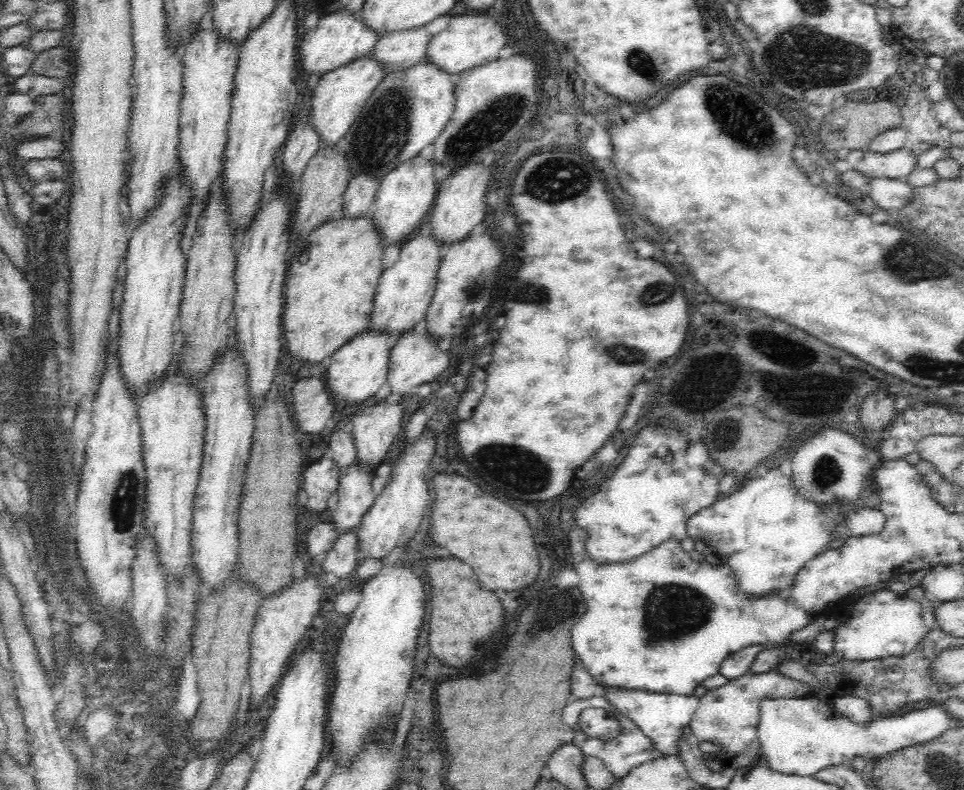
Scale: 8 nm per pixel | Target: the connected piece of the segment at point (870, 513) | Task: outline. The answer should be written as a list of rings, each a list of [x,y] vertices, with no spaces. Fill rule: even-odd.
[[[858,510],[856,514],[850,514],[840,526],[837,536],[846,540],[848,537],[877,536],[880,535],[885,526],[885,516],[880,510]]]

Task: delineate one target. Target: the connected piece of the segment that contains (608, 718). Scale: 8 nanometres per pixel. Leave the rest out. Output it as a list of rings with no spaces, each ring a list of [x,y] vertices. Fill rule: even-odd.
[[[595,706],[582,710],[579,728],[588,738],[596,738],[606,744],[622,734],[620,721],[610,711]]]

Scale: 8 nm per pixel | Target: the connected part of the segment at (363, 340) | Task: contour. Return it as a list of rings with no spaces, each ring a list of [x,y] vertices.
[[[379,332],[364,333],[346,342],[338,352],[331,357],[331,365],[324,373],[325,388],[332,401],[344,406],[361,407],[364,402],[370,401],[387,382],[387,368],[389,361],[387,336]]]

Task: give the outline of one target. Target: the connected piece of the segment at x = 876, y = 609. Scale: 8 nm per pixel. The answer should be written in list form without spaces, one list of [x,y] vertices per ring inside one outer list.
[[[883,588],[866,595],[865,600],[868,604],[864,610],[853,608],[847,611],[852,620],[839,620],[842,625],[840,636],[834,630],[833,654],[842,661],[877,661],[880,658],[906,656],[920,646],[935,621],[932,608],[925,609],[919,602],[912,602],[906,594],[900,595]]]

